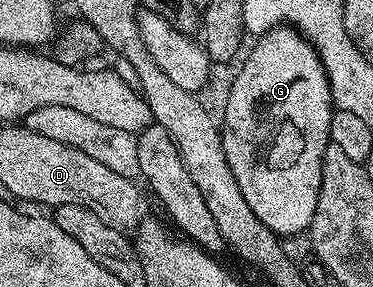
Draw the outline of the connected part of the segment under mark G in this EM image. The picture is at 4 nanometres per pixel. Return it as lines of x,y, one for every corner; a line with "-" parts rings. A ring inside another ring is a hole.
288,25
273,27
265,34
256,36
254,43
257,44
250,49
245,64
238,69
237,76
234,77
233,84
229,87
229,96
225,99
225,123
223,119
223,126
220,128
223,153
227,157
227,165
231,169
231,173
239,185
239,193
243,193
243,201
247,201
247,205
251,205
251,213
255,213
255,217
259,217
259,221
263,221
263,225
267,225
267,229
271,229
279,237
297,235
300,231
302,234
308,232
309,222
315,213
315,205
319,201
323,153
330,144
329,130
331,129
331,117
335,108
329,92
329,76
326,75
325,67
321,63
321,58
317,56
313,44
295,27

